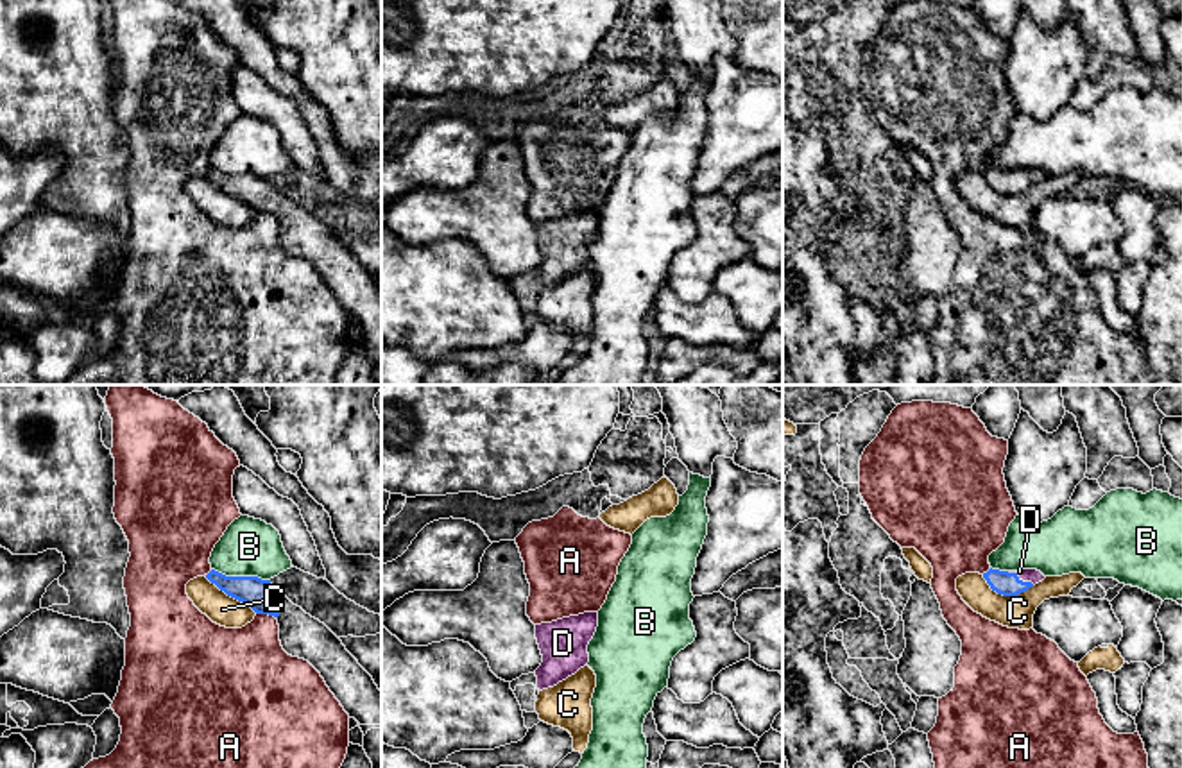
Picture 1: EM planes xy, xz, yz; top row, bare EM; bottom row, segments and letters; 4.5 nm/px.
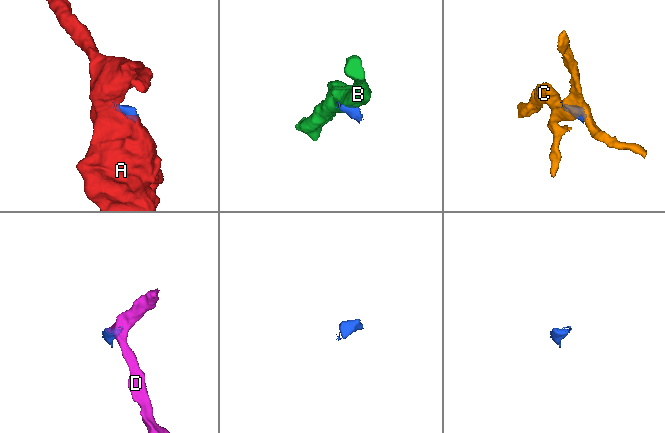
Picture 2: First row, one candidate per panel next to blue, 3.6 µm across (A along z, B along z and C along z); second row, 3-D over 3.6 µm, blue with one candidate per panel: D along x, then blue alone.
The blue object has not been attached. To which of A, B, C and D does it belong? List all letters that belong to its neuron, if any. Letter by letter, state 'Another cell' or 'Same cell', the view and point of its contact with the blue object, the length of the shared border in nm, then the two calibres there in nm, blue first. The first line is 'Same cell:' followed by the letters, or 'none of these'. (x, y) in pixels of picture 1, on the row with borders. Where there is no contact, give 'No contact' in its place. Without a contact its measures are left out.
Same cell: D
A: Another cell. Touches blue at xy (265, 613). Shared border 90 nm. Thickness 140 nm (blue) against 340 nm
B: Another cell. Touches blue at xy (240, 577). Shared border 280 nm. Thickness 140 nm (blue) against 260 nm
C: Another cell. Touches blue at yz (1007, 595). Shared border 240 nm. Thickness 110 nm (blue) against 140 nm
D: Same cell. Touches blue at yz (1021, 580). Shared border 140 nm. Thickness 110 nm (blue) against 60 nm

